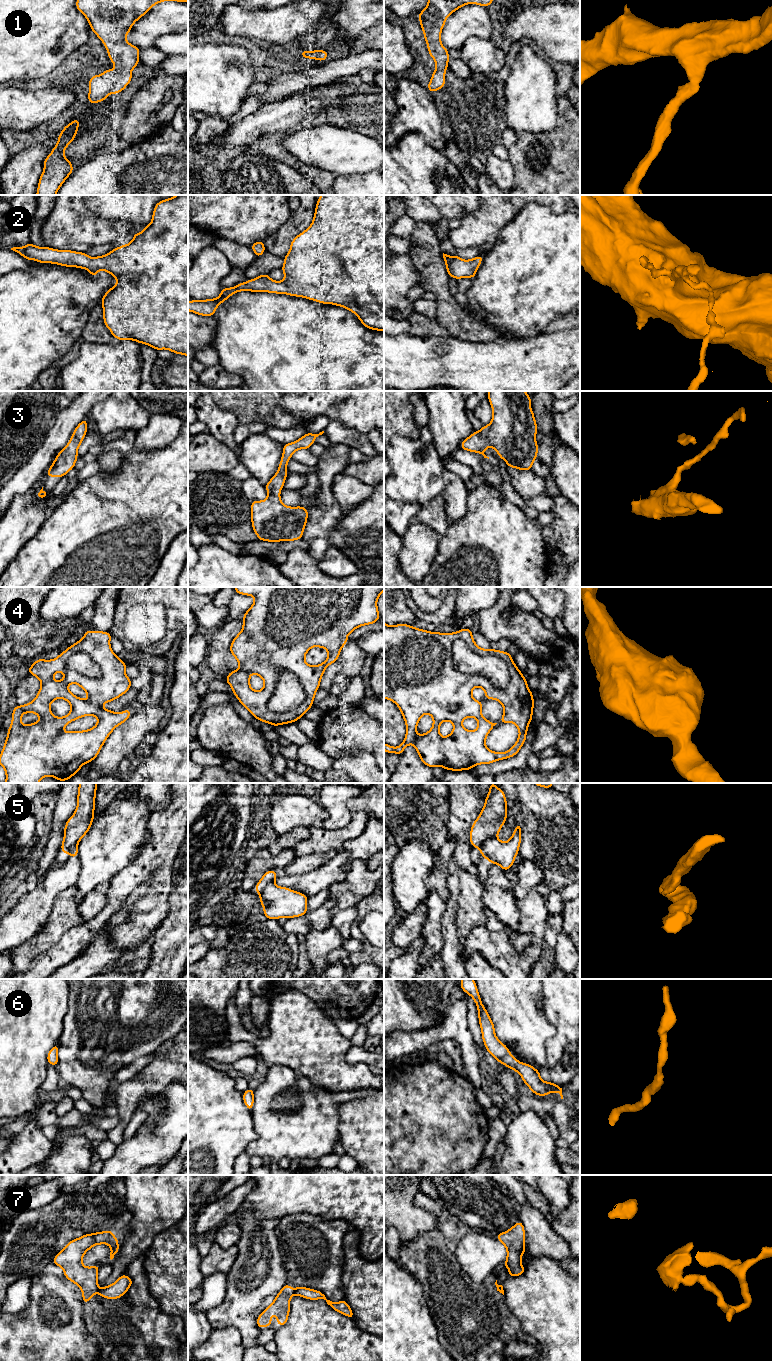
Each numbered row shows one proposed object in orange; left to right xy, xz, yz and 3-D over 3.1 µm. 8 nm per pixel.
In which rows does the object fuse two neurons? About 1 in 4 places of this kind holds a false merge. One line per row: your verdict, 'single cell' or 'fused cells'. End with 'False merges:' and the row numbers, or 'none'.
1: single cell
2: single cell
3: single cell
4: fused cells
5: fused cells
6: single cell
7: fused cells
False merges: 4, 5, 7

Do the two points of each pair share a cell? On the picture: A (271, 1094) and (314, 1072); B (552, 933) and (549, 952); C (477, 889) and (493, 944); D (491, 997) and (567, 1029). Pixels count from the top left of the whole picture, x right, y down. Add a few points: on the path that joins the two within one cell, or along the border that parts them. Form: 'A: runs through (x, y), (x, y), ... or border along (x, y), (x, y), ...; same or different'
A: border along (283, 1066), (324, 1090); different
B: runs through (550, 938), (549, 947); same
C: border along (485, 925), (476, 925), (465, 937); different
D: border along (542, 998), (540, 1007), (556, 1029), (546, 1044); different

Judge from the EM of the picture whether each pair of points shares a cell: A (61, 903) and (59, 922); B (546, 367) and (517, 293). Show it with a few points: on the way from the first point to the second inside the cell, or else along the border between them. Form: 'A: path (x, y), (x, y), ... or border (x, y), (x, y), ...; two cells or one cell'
A: path (61, 908), (61, 917); one cell
B: border (543, 331), (530, 337), (510, 337); two cells

